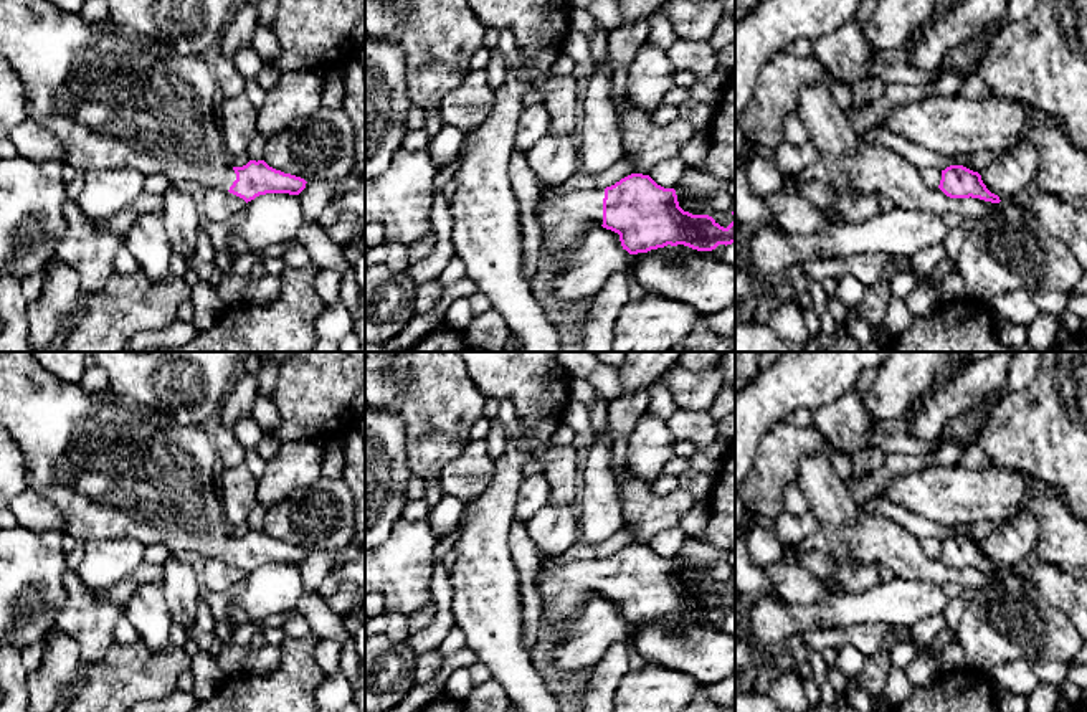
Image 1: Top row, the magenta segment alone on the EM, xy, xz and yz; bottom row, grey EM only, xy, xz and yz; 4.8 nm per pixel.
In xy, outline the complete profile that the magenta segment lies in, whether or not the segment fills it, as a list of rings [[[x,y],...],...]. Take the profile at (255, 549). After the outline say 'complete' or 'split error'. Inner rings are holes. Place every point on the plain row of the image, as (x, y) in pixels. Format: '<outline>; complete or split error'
[[[0,352],[0,426],[21,449],[28,487],[61,510],[63,534],[86,540],[132,539],[145,547],[159,543],[170,553],[197,552],[206,560],[230,562],[246,573],[259,565],[299,565],[306,558],[304,548],[276,540],[264,530],[231,535],[218,497],[213,433],[205,425],[183,426],[165,411],[109,388],[86,392],[79,383],[61,382],[35,360],[33,352]]]; split error

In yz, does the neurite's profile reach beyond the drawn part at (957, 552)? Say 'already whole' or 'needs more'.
already whole

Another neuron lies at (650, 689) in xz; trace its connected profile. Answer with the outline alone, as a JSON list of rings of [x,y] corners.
[[[646,664],[623,676],[613,712],[682,712],[699,687],[700,684],[682,671]]]

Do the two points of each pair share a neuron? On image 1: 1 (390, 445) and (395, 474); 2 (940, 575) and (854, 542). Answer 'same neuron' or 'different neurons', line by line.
1: same neuron
2: same neuron

